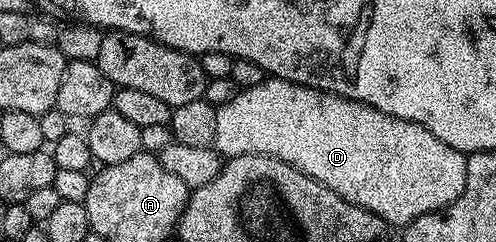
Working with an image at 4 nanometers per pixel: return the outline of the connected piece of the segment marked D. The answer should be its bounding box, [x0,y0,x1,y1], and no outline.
[213,78,467,225]

